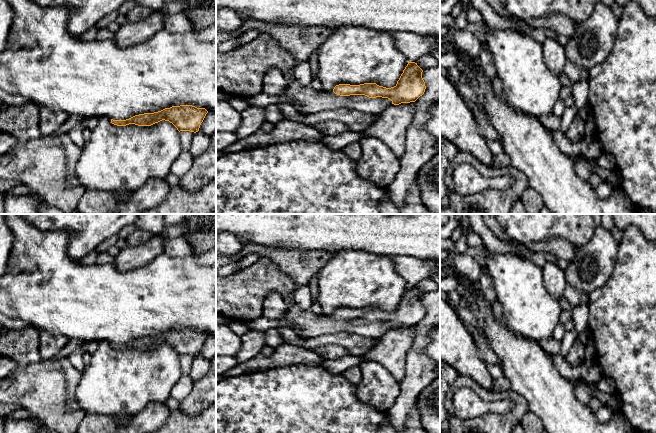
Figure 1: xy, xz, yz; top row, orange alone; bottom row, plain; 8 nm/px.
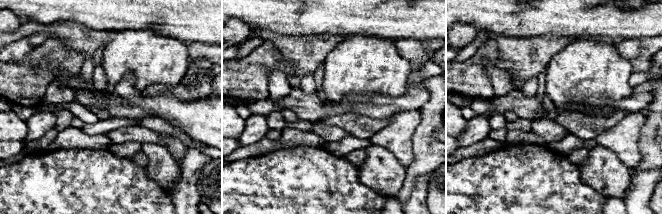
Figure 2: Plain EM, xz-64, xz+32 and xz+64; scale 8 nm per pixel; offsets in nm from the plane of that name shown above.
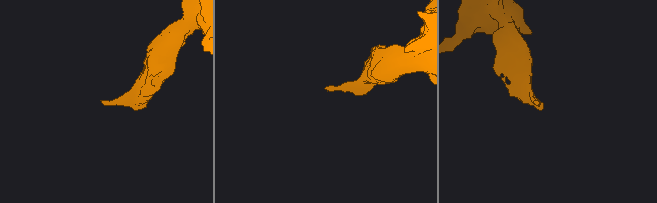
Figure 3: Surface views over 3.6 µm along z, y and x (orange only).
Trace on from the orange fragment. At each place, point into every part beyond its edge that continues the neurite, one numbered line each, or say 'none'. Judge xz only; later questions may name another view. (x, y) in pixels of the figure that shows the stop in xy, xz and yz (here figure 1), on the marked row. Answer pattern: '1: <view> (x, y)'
1: xz (308, 100)

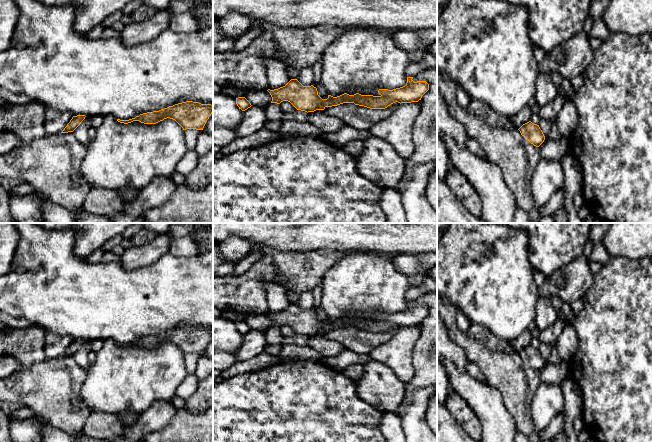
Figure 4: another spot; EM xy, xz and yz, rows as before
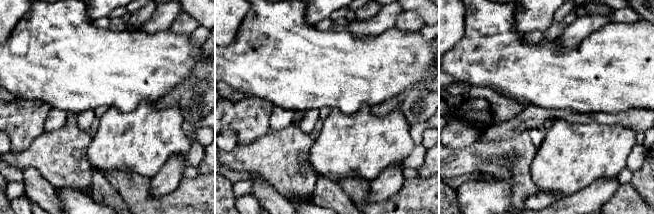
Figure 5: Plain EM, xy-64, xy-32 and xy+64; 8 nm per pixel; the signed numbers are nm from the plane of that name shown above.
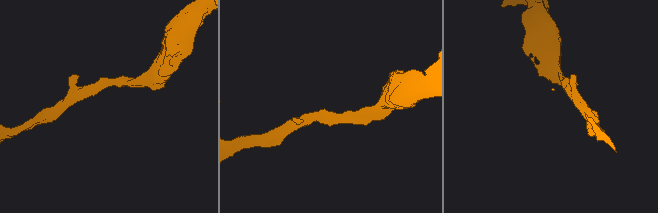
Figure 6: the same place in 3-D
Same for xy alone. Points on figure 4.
none

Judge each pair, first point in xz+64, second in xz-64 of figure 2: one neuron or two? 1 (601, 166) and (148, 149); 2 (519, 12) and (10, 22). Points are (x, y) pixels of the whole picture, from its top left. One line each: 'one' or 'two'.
1: one
2: two

